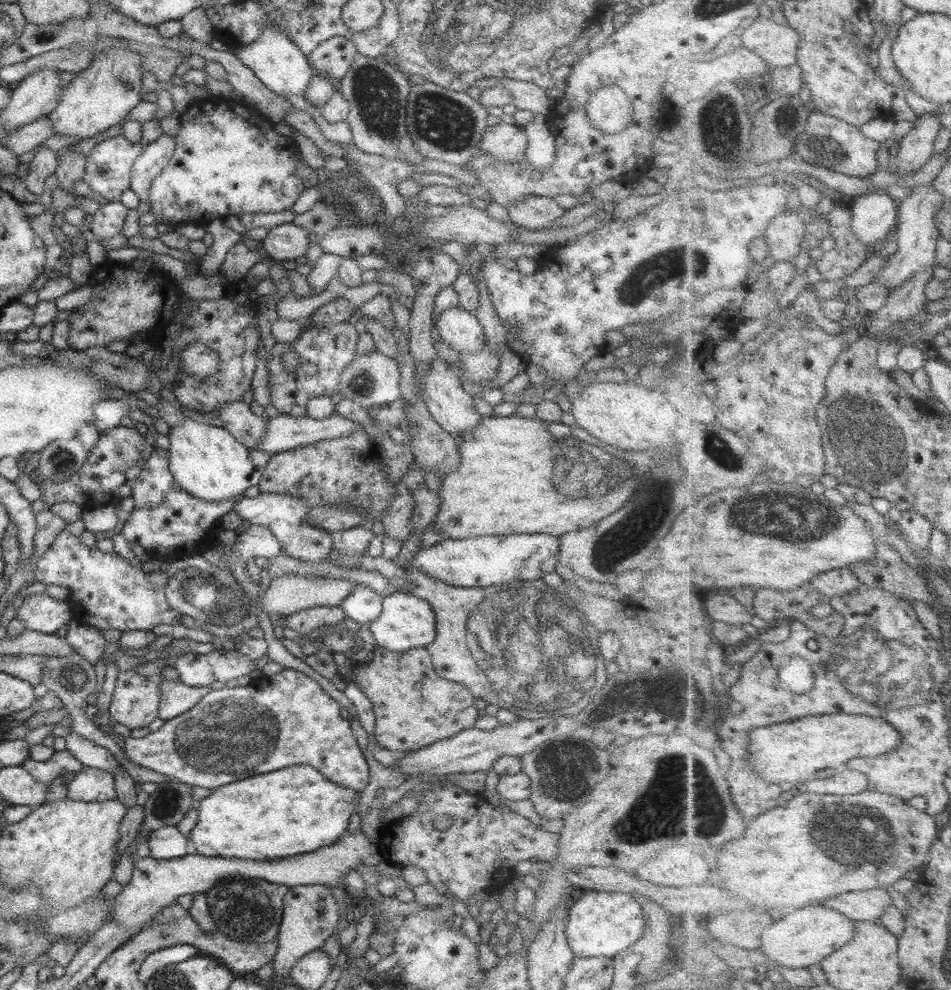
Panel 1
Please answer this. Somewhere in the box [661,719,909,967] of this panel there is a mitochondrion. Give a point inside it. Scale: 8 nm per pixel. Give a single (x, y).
(836, 835)

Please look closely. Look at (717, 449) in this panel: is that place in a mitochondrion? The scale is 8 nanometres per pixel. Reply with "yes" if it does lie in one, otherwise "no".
yes

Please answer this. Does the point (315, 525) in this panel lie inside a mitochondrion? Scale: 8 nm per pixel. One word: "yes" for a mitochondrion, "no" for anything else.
no

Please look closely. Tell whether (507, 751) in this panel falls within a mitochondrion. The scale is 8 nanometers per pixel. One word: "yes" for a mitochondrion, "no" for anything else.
no

